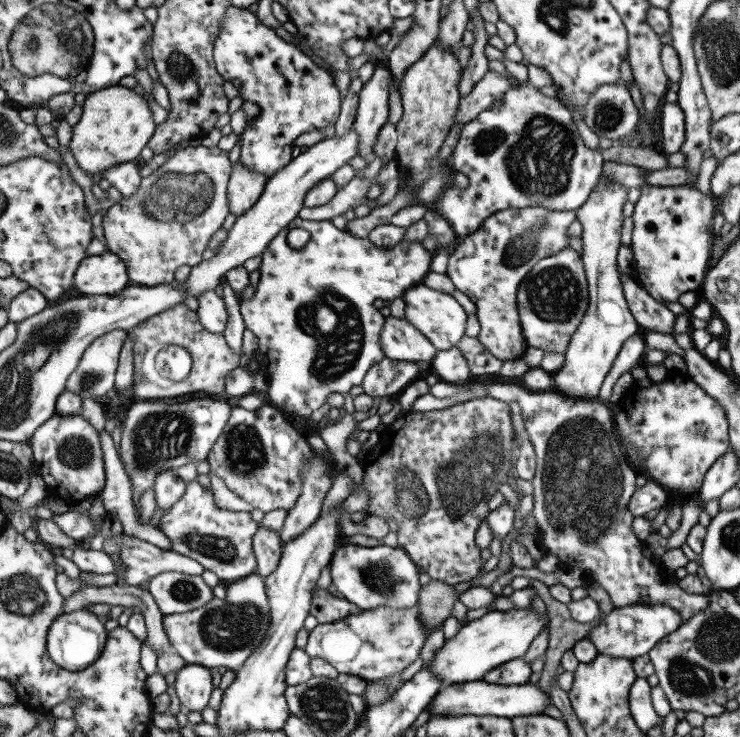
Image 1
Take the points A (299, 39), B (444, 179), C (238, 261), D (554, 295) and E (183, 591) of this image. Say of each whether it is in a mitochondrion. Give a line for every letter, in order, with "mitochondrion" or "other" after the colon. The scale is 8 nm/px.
A: other
B: other
C: other
D: mitochondrion
E: mitochondrion

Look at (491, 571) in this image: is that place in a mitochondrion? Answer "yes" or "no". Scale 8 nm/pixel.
no

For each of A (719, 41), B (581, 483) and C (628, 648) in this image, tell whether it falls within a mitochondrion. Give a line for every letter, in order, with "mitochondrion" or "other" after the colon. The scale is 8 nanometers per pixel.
A: mitochondrion
B: mitochondrion
C: other

